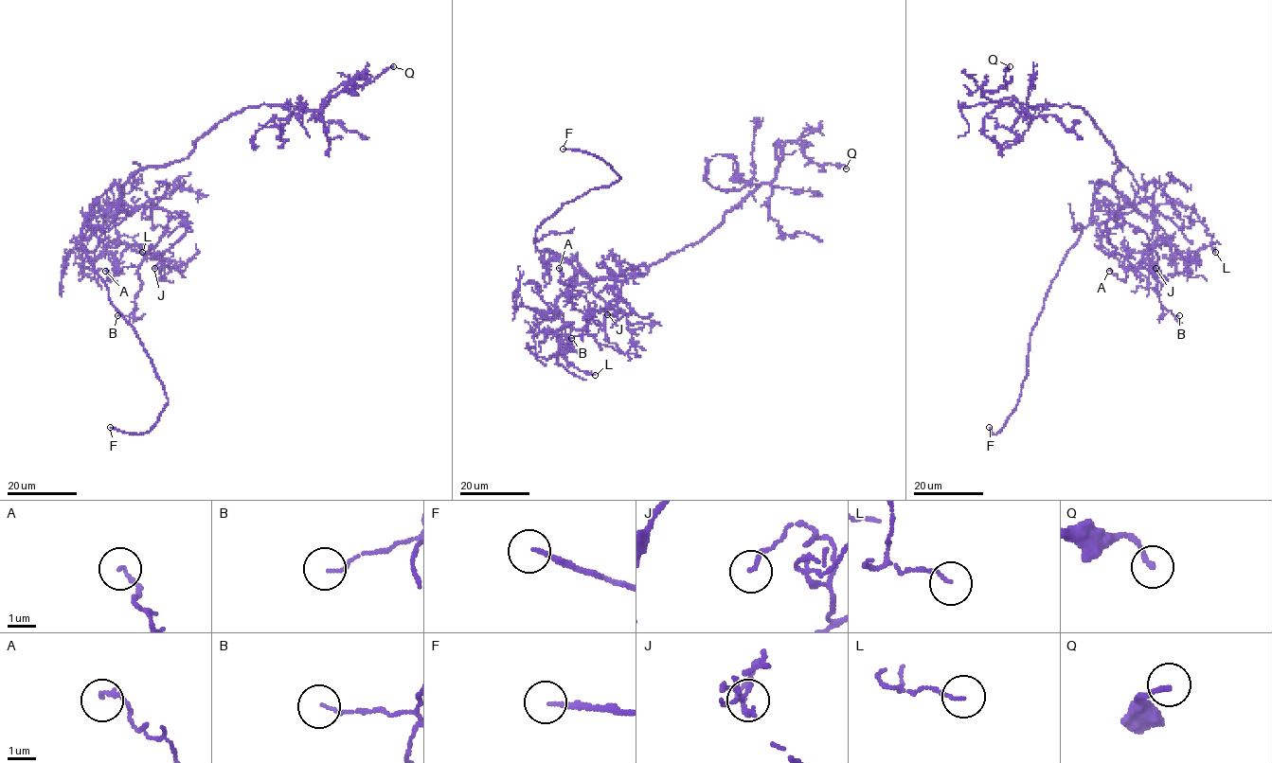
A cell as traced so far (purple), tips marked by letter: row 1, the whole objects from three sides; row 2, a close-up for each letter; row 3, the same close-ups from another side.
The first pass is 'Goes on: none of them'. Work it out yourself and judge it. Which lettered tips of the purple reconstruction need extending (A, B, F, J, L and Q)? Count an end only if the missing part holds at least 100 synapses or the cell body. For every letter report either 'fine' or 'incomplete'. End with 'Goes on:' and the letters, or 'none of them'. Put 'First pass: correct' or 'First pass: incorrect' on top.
First pass: incorrect
A: fine
B: fine
F: incomplete
J: fine
L: fine
Q: fine
Goes on: F

